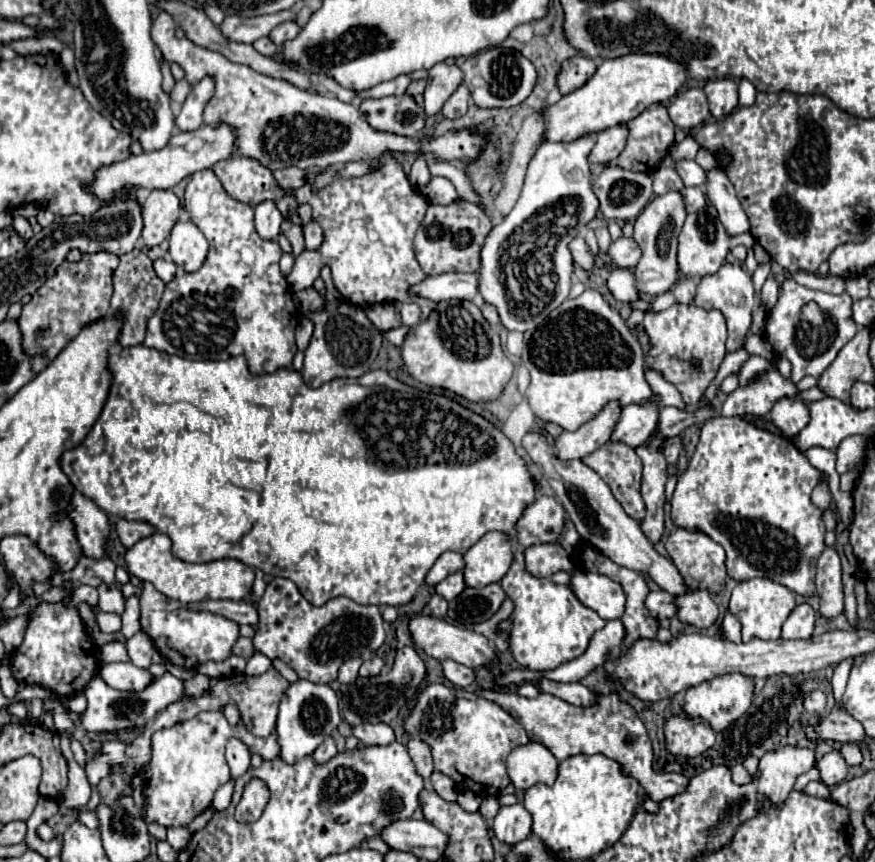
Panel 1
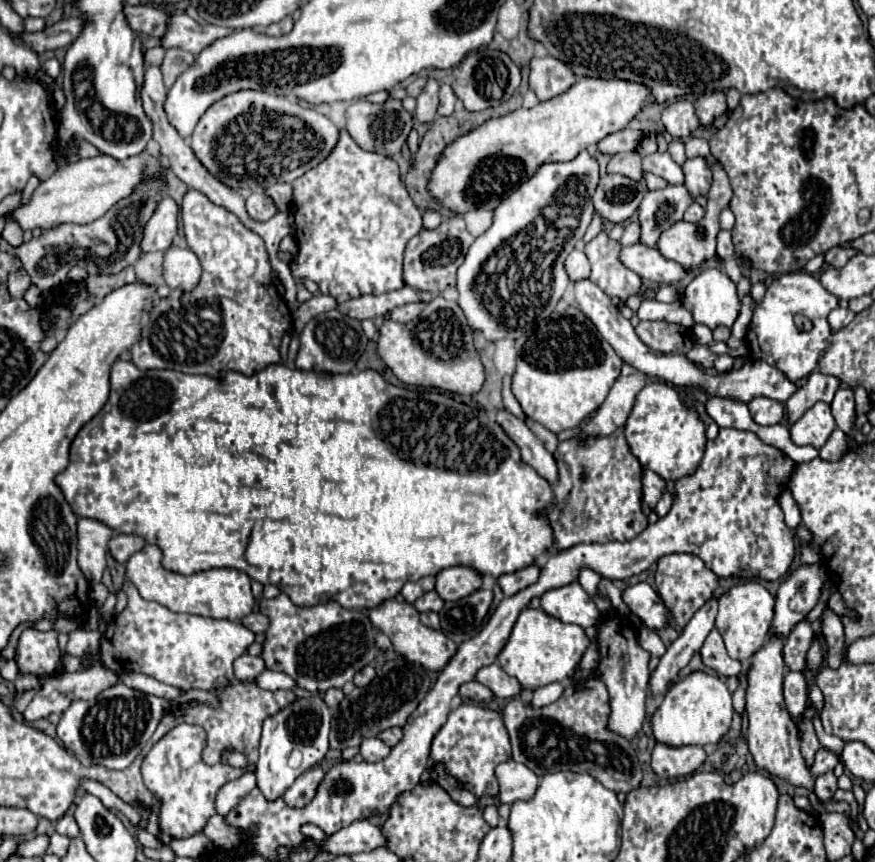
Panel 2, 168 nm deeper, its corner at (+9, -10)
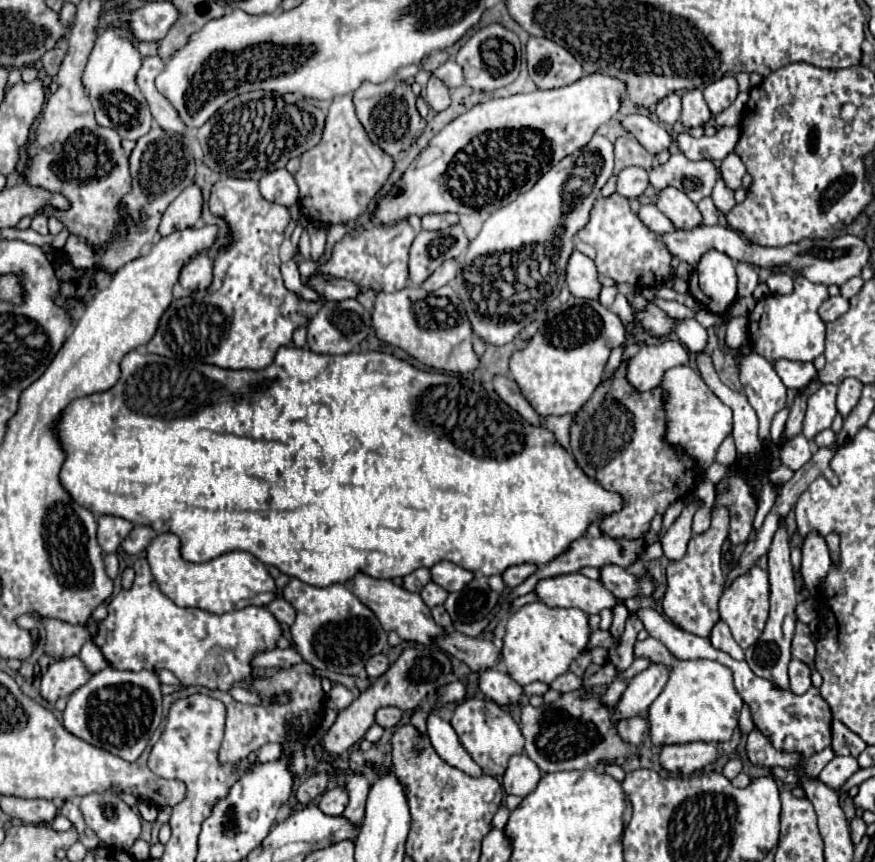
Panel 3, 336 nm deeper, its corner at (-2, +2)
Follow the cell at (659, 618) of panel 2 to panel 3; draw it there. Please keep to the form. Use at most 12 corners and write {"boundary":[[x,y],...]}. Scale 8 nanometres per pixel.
{"boundary":[[603,565],[599,581],[619,599],[651,595],[649,577],[619,565]]}

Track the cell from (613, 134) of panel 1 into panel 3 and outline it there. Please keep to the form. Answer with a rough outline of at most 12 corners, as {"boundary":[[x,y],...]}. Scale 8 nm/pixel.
{"boundary":[[671,93],[657,105],[659,121],[673,125],[681,115],[681,95]]}

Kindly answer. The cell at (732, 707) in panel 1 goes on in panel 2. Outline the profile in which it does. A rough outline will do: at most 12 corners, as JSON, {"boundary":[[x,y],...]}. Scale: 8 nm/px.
{"boundary":[[696,671],[666,691],[652,717],[656,741],[718,743],[732,693]]}

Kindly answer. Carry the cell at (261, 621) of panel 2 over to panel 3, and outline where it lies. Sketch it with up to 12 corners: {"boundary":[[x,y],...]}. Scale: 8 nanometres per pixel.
{"boundary":[[277,597],[267,609],[279,623],[293,625],[295,609],[283,597]]}

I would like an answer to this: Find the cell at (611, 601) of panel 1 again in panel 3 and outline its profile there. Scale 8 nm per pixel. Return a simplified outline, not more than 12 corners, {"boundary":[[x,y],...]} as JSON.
{"boundary":[[581,573],[541,579],[547,607],[595,615],[623,603]]}

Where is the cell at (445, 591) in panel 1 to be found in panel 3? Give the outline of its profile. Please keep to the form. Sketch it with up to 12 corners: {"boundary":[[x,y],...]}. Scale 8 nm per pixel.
{"boundary":[[435,583],[421,589],[427,607],[443,605],[447,591]]}

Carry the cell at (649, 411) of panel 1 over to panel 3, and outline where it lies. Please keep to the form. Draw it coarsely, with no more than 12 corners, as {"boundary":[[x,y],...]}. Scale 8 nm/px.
{"boundary":[[687,365],[661,387],[667,441],[705,471],[733,431],[721,403]]}

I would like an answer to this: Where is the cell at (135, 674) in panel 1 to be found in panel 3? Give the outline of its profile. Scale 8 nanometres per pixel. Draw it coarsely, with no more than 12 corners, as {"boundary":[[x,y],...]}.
{"boundary":[[79,657],[53,661],[41,677],[41,697],[69,697],[91,673]]}

